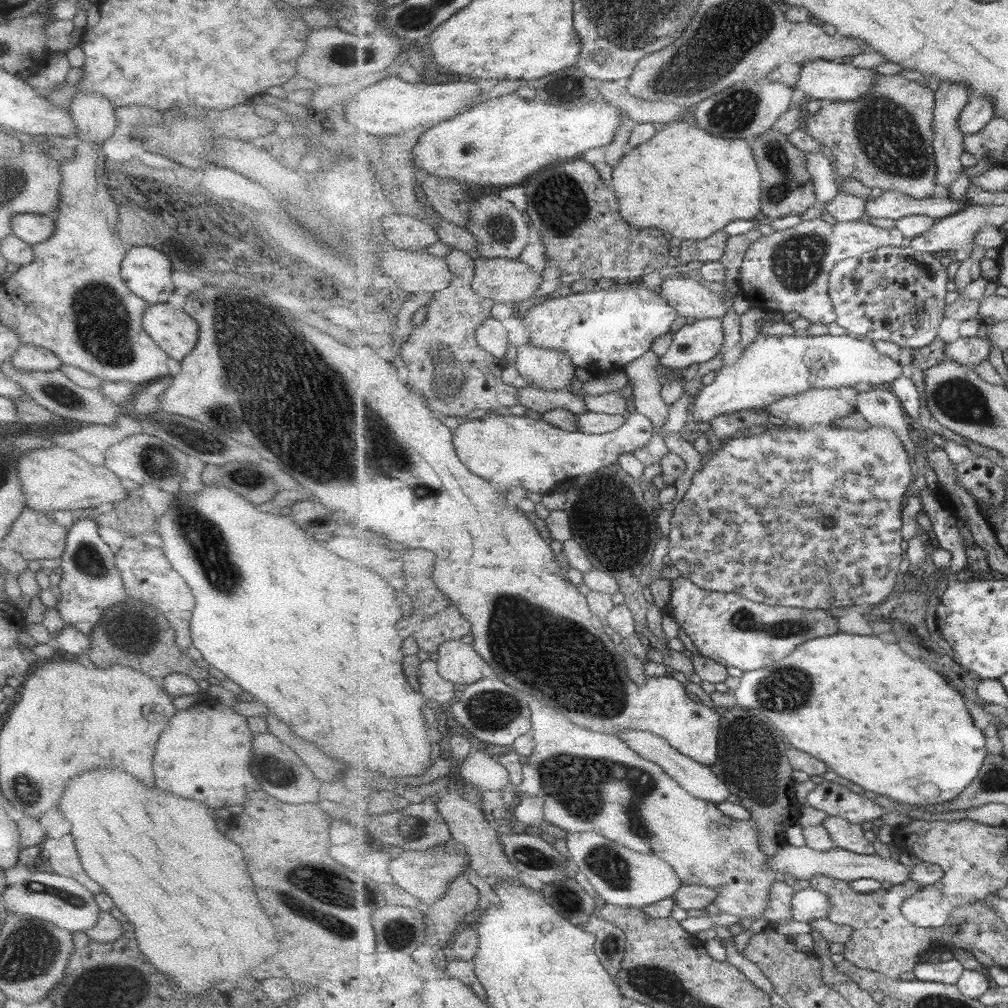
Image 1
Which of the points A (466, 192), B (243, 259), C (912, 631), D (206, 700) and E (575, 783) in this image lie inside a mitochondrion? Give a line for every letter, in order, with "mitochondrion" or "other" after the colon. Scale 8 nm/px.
A: other
B: other
C: other
D: other
E: mitochondrion

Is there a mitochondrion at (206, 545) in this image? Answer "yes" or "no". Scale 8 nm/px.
yes

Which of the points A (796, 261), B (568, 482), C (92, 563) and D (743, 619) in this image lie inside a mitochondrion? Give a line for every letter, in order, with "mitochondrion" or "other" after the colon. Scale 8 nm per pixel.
A: mitochondrion
B: other
C: mitochondrion
D: mitochondrion

